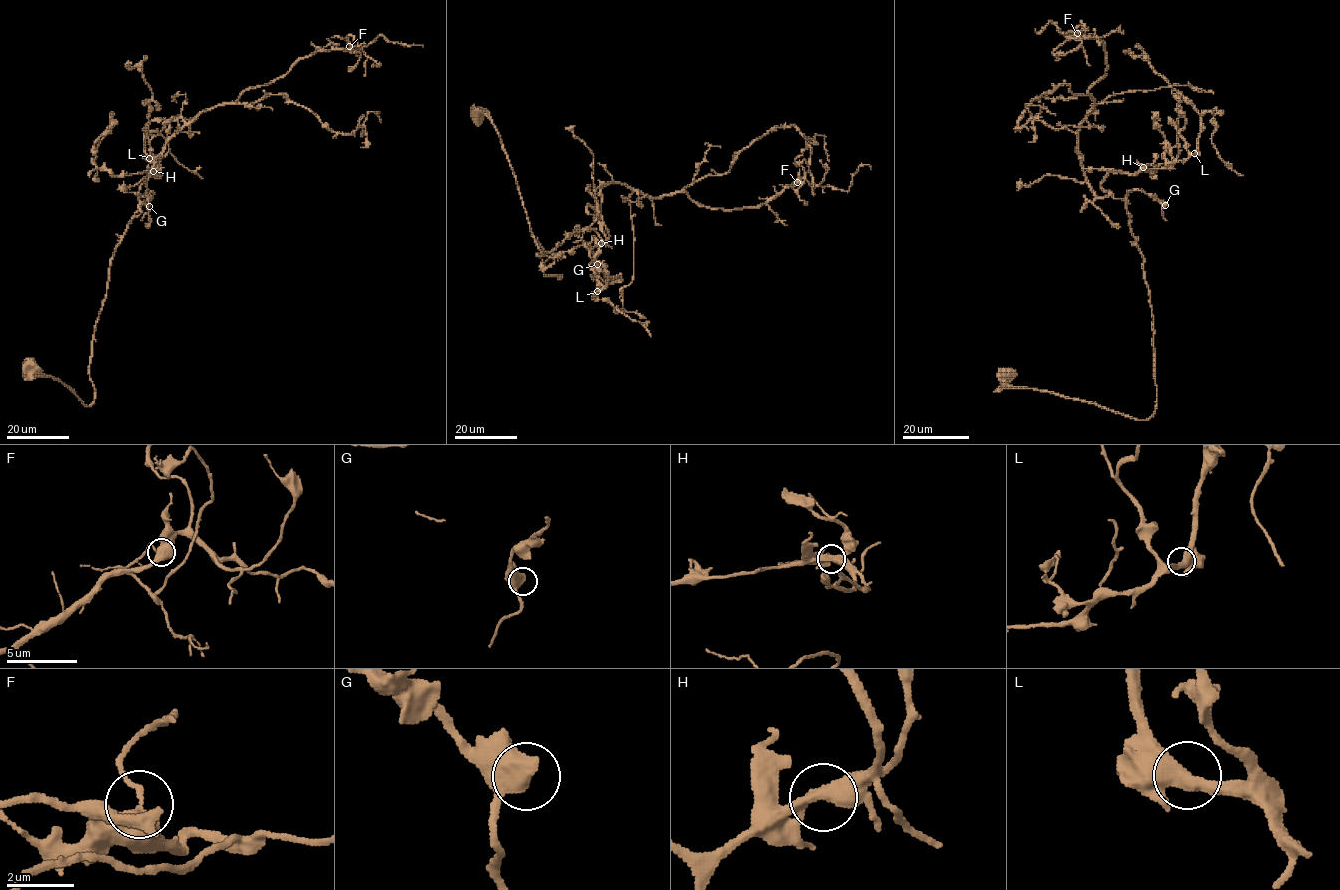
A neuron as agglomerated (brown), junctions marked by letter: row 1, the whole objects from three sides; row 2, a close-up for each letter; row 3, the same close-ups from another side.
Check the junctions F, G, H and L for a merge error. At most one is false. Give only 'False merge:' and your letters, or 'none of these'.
False merge: none of these

